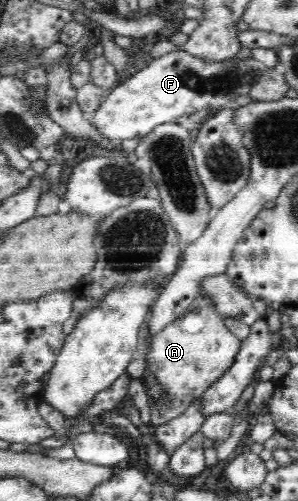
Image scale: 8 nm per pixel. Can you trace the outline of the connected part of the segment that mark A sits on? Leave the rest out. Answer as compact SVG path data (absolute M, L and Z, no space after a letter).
M197 300L198 303L189 308L179 319L170 323L155 337L151 337L151 347L148 353L150 367L154 374L164 385L168 395L174 399L170 408L157 408L157 404L149 401L151 419L150 426L156 427L179 417L193 397L201 395L210 385L219 379L222 373L229 369L233 363L241 338L237 337L223 324L221 316L211 311L206 301Z

